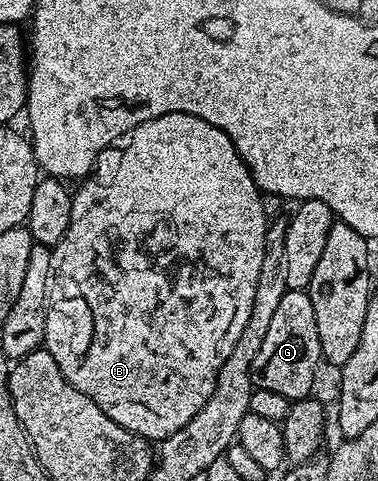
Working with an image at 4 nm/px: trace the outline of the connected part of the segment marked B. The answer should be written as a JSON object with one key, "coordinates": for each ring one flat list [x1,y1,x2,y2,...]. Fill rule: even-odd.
{"coordinates":[[169,113,168,115,160,115,156,119,148,119,144,123,140,123,136,128,131,129,121,143,115,143,109,149,105,149,103,153,99,153,92,172,79,184,83,185,79,187,78,193,76,189,73,194,72,219,68,223,68,231,64,231,64,239,60,239,60,243,50,249,50,278,48,279,48,291,46,292,45,349,50,352,52,359,56,359,56,367,60,367,64,379,68,379,68,383,72,383,72,387,76,387,76,391,84,391,84,395,88,395,88,399,92,399,92,403,96,403,96,407,100,407,100,411,104,411,104,415,108,415,108,419,120,423,120,427,132,431,136,436,147,438,154,443,161,442,162,438,180,431,180,427,184,427,184,423,188,423,188,419,192,419,192,415,196,415,196,411,200,411,200,407,204,407,204,403,208,403,208,399,216,387,216,379,220,375,220,367,224,367,224,359,228,359,228,355,232,355,232,347,236,347,236,339,240,339,240,331,244,331,244,323,248,323,248,314,252,311,252,299,256,299,256,279,260,279,260,267,264,267,268,218,261,206,261,194,252,193,252,187,250,187,252,183,248,183,248,179,252,179,252,175,244,175,244,173,250,173,250,171,242,171,242,168,246,165,243,161,236,161,236,159,242,159,242,157,236,151,232,139,228,139,228,135,224,135,224,131,220,131,220,127,212,127,212,123,204,123,204,119,200,119,196,115],[220,163,222,163,222,167,224,165,232,167,232,177,216,179,216,175,218,175,216,169,220,167],[222,203,232,203,234,209,250,205,252,211,246,217,240,215,240,213,232,215,232,221,228,221,228,215,220,215,220,209,228,207,228,205,222,205]]}

